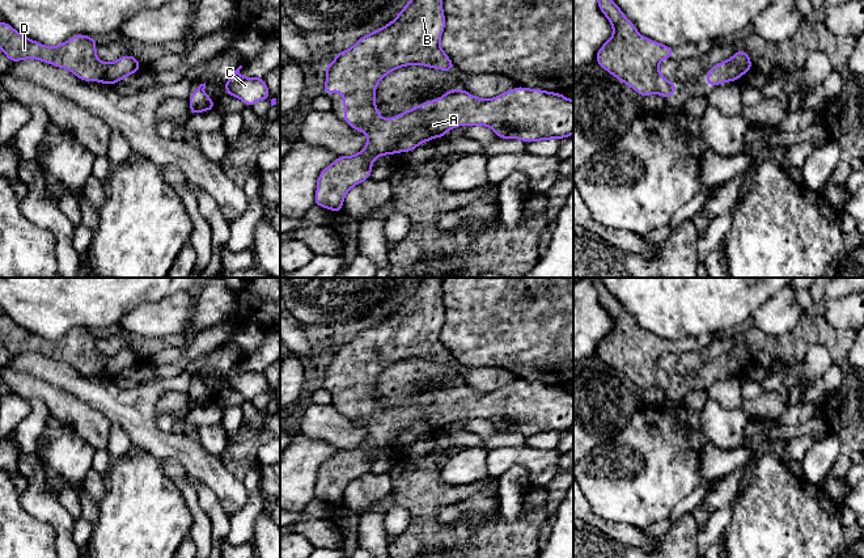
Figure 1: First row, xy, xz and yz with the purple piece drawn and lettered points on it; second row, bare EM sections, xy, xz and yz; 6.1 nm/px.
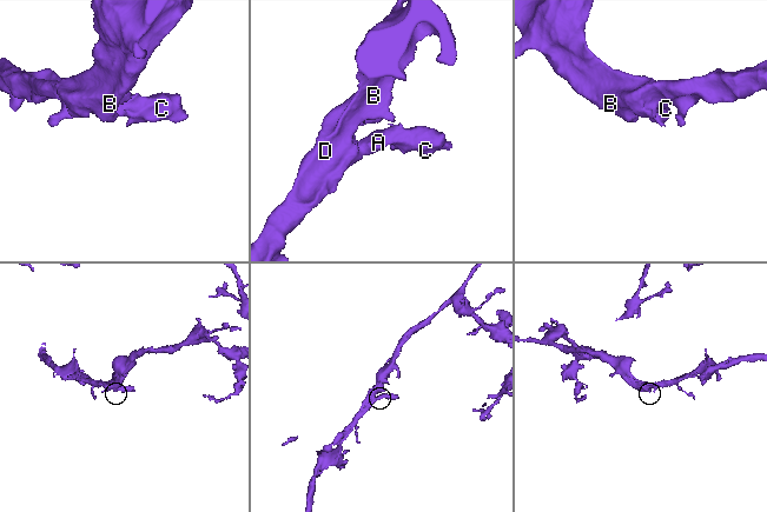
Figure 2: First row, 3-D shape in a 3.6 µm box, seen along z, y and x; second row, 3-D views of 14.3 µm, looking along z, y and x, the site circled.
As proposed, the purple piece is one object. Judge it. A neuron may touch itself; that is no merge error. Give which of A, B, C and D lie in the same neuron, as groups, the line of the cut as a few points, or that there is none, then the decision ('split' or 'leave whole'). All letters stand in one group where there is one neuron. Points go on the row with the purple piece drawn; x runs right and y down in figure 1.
A B C D; no cut; leave whole

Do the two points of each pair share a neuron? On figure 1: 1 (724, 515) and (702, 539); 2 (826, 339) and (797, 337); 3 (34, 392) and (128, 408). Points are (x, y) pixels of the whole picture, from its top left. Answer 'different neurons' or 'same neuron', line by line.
1: same neuron
2: same neuron
3: different neurons

